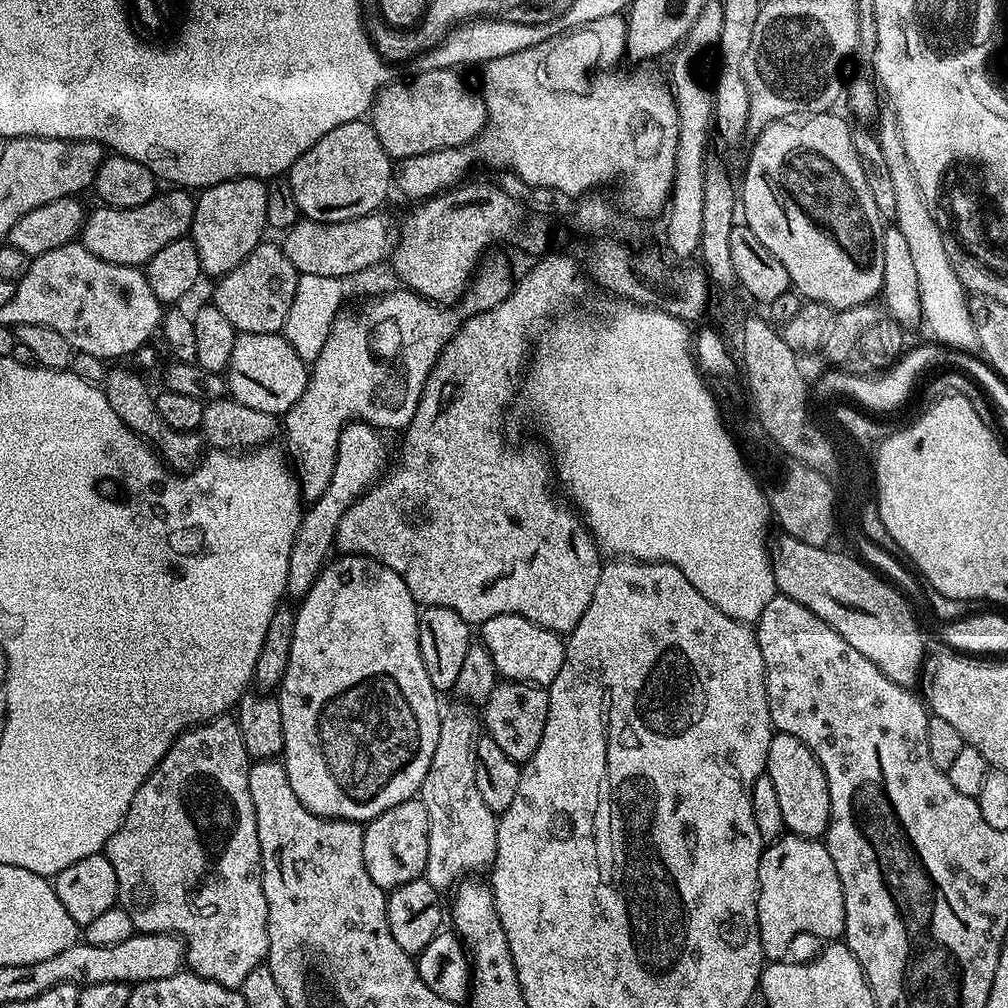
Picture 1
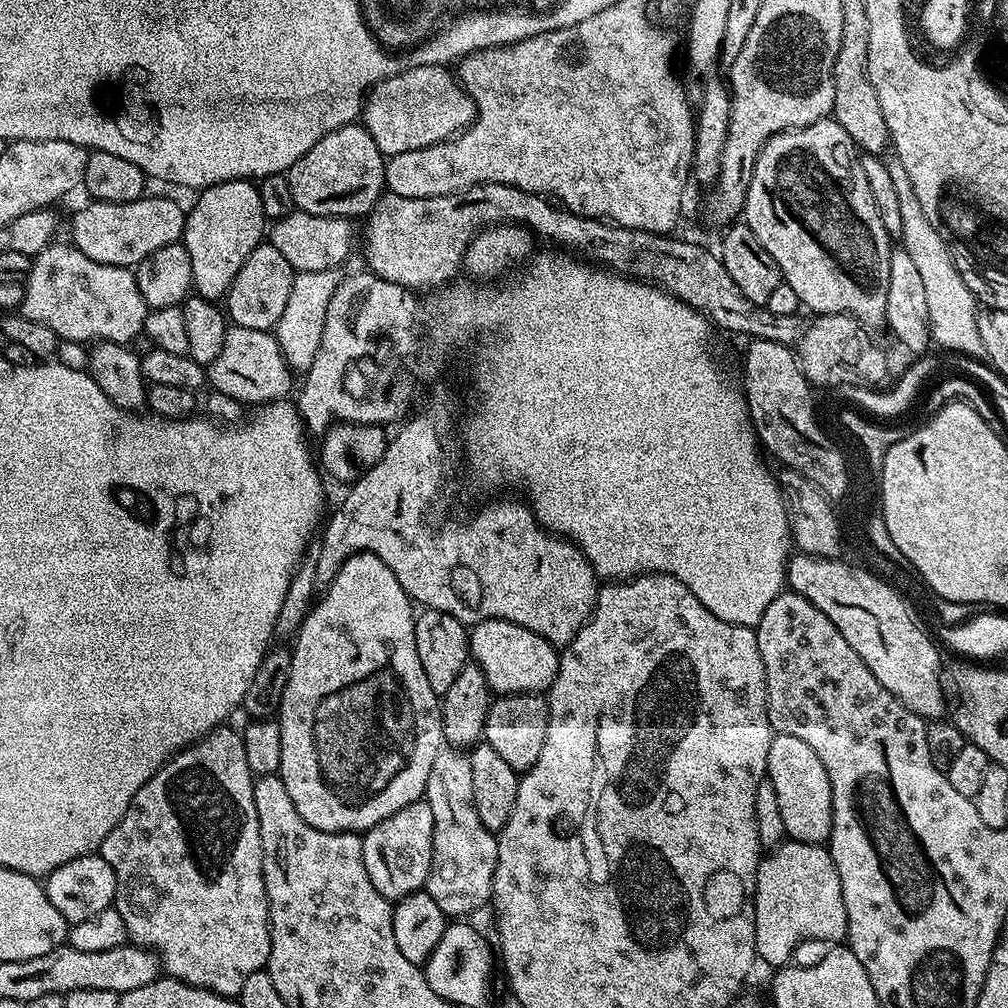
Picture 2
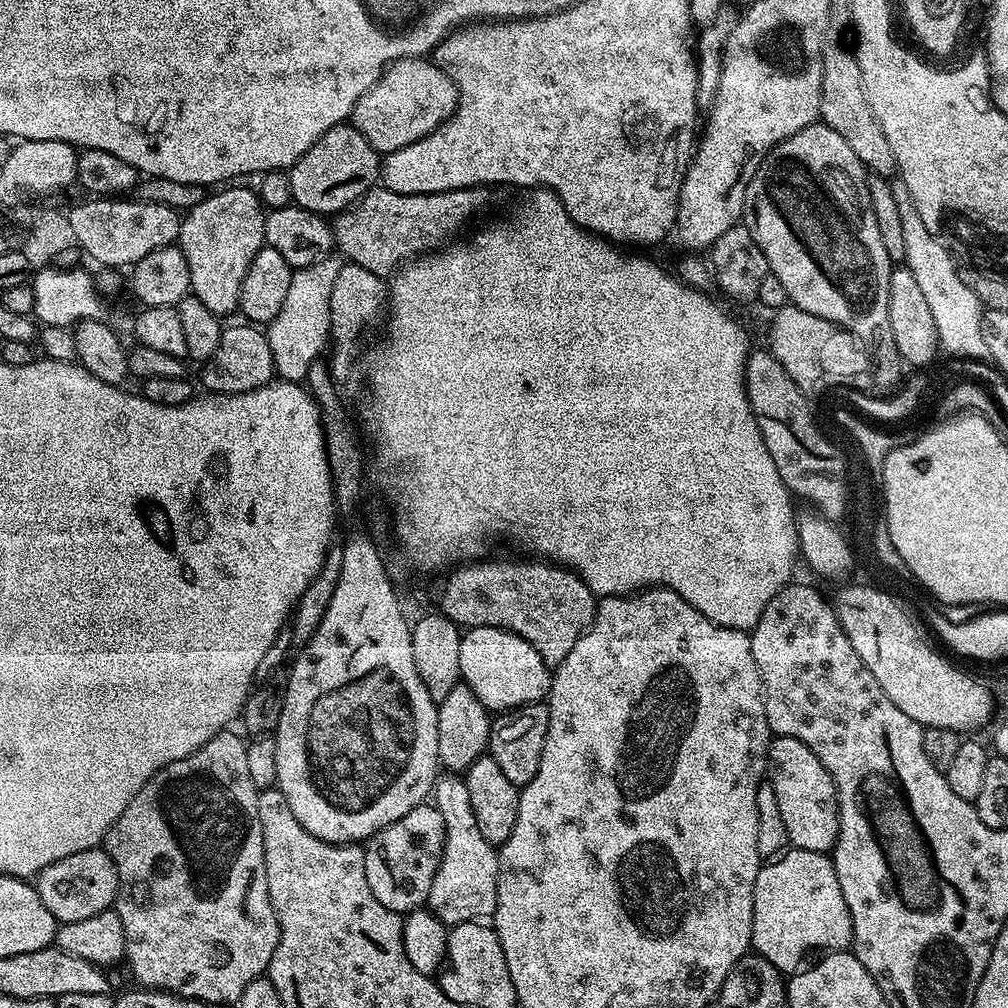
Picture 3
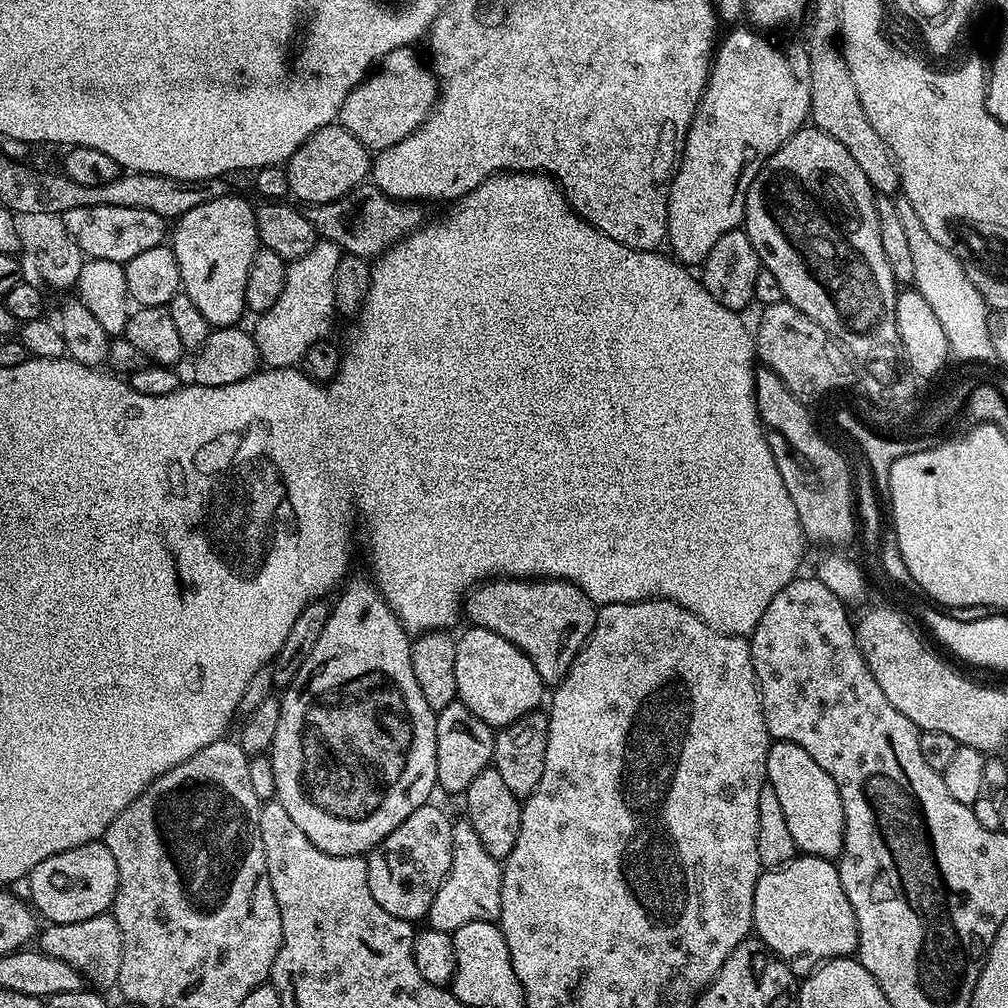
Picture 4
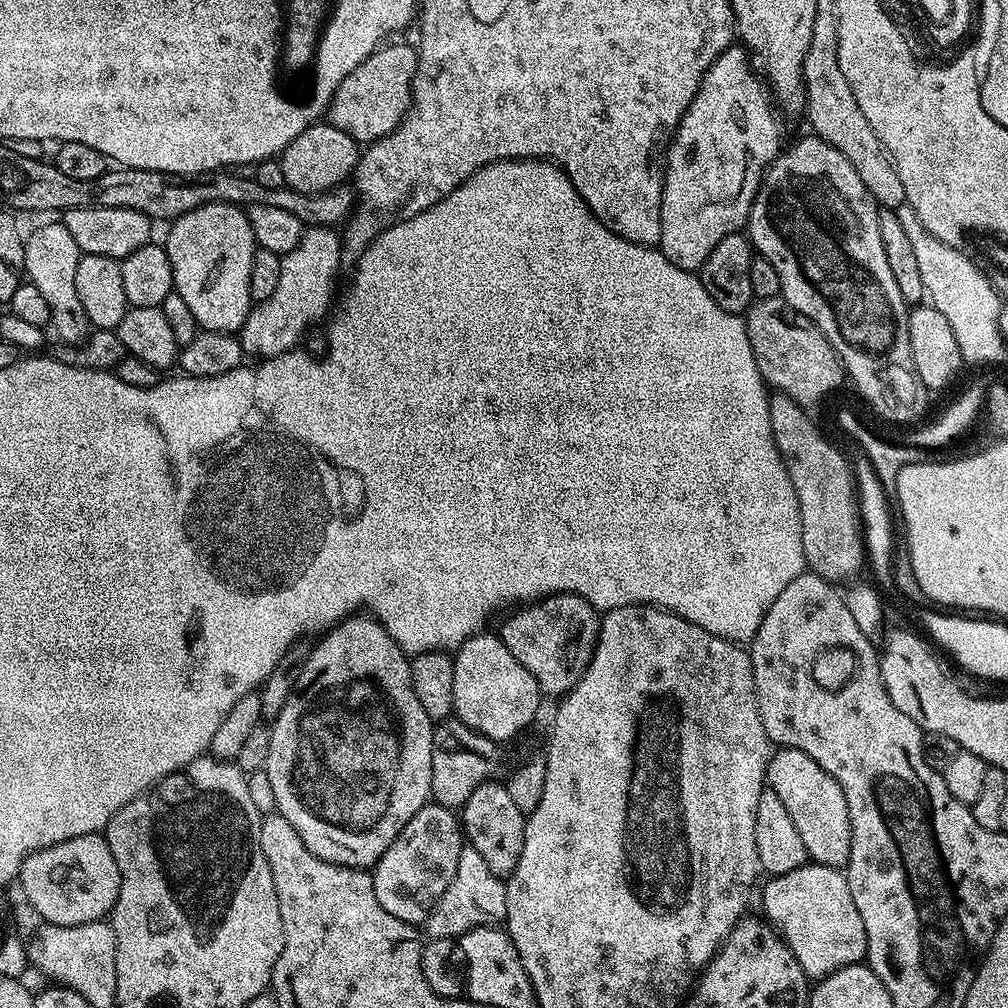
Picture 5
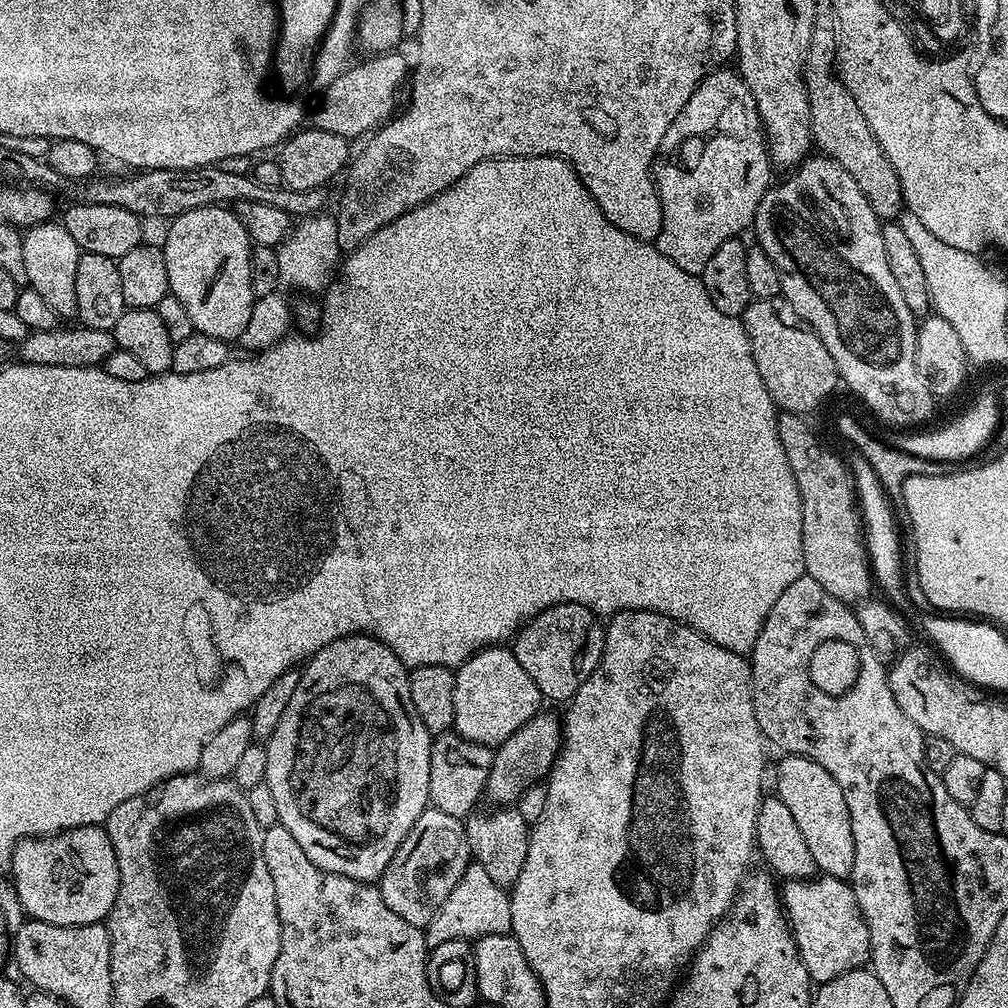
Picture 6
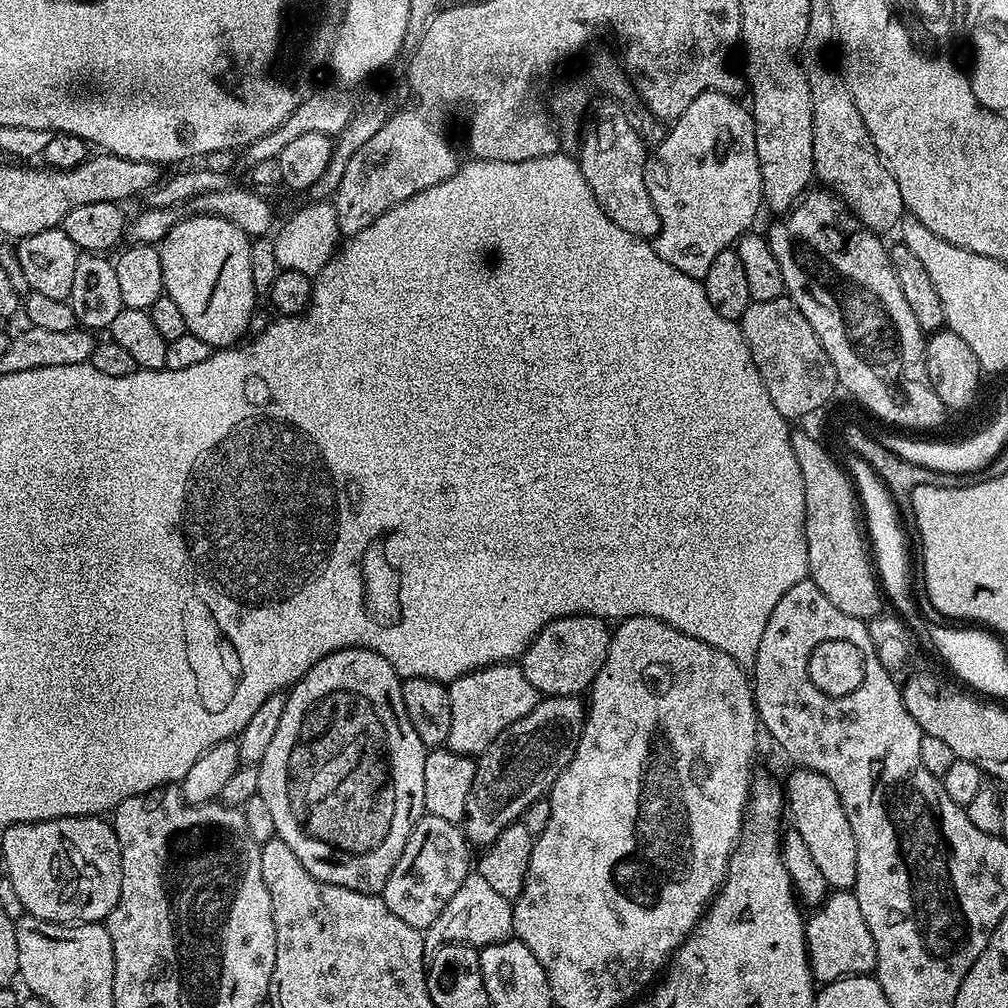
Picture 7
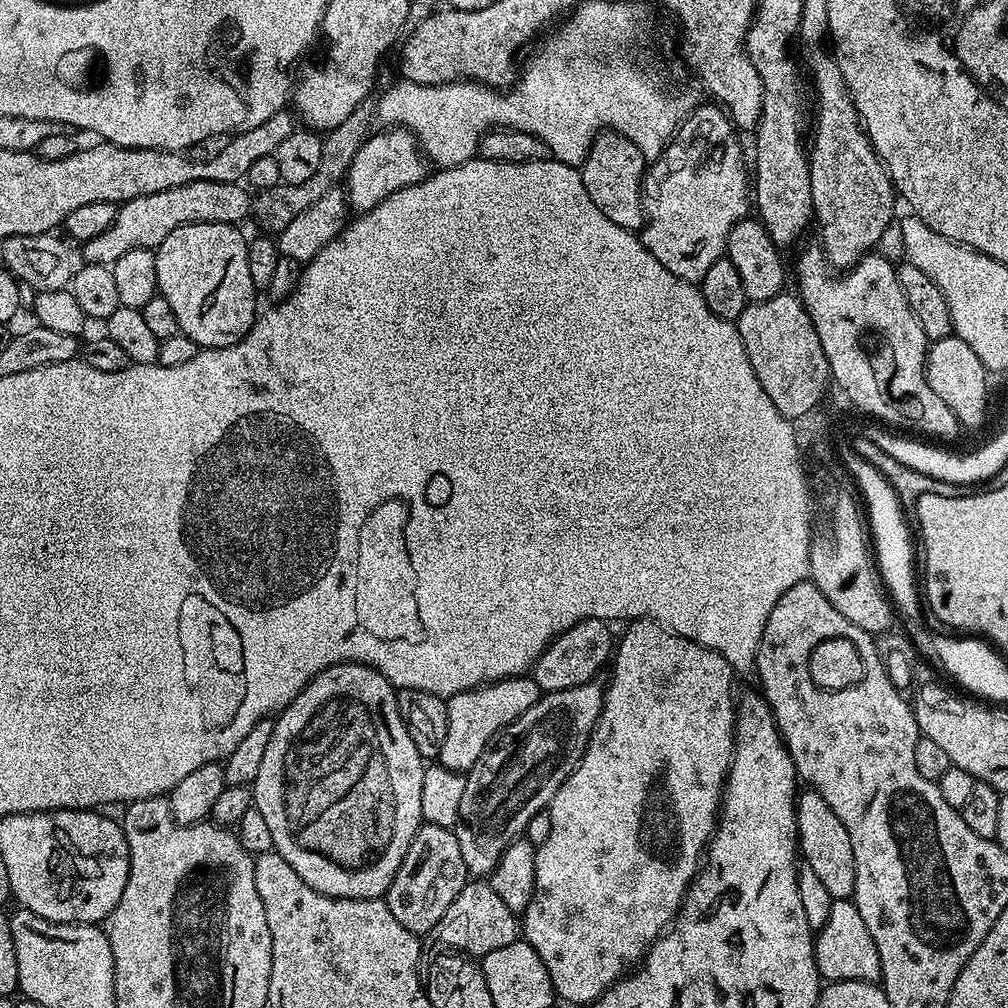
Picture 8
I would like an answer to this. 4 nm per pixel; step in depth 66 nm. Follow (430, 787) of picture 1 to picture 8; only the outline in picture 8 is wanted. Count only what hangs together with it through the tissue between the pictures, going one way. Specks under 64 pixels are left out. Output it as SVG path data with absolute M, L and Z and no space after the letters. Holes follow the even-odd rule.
M469 882L464 885L458 898L450 902L450 910L446 910L446 914L442 914L436 923L434 936L449 949L482 958L490 954L490 950L510 946L518 939L518 916L509 910L502 898L498 898L498 894L494 894L491 883Z

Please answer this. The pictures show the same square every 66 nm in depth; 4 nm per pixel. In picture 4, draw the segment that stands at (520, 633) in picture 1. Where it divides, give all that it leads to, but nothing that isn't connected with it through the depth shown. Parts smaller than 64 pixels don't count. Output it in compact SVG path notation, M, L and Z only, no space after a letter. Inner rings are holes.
M468 626L461 636L455 637L456 653L454 654L454 682L456 683L456 694L464 705L470 710L472 714L478 718L482 718L482 722L486 722L493 730L504 728L510 722L514 722L518 718L522 718L527 712L535 712L541 707L540 703L545 703L546 685L543 678L538 674L538 670L534 666L534 662L530 662L530 658L526 658L526 654L522 654L522 650L518 650L518 646L514 646L514 642L510 642L506 638L502 638L502 634L494 634L494 630L486 630L485 628L478 628L475 626Z

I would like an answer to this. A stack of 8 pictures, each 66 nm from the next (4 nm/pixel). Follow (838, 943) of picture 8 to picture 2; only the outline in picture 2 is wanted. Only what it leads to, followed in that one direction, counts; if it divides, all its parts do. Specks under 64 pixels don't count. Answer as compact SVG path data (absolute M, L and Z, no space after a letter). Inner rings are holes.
M785 839L761 859L756 871L756 954L761 961L779 970L789 963L799 944L807 940L825 940L828 946L843 941L848 935L846 902L842 898L842 882L832 861L831 851L824 844L807 844Z

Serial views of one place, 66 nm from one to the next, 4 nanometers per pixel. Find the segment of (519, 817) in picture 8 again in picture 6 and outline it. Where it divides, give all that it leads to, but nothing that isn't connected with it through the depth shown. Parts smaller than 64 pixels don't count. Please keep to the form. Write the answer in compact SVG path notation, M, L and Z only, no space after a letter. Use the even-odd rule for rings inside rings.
M537 714L533 716L530 722L526 722L520 729L517 730L514 734L510 734L510 738L506 738L506 742L502 742L498 747L493 751L492 754L492 765L490 766L490 772L488 774L488 781L484 787L487 799L492 799L491 802L496 806L512 806L515 805L516 801L519 800L520 795L527 790L527 788L533 787L537 782L543 781L547 777L548 773L552 770L552 763L556 760L556 756L560 753L560 745L562 743L562 724L559 719L556 720L552 716L544 716L545 714Z

